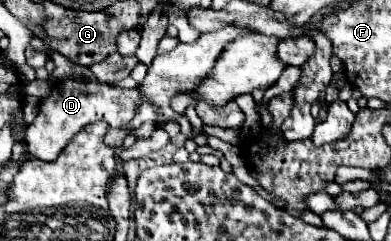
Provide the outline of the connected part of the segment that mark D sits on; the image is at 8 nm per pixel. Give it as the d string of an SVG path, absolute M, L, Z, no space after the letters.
M64 79L60 83L54 83L52 93L40 99L40 111L26 129L28 151L36 159L54 161L62 153L62 149L70 143L70 139L84 125L94 123L94 121L108 123L109 128L104 137L104 143L110 147L121 147L126 133L132 133L136 139L148 139L156 127L138 127L138 129L128 129L126 132L123 130L134 119L134 109L138 109L142 101L144 97L142 93L138 93L138 87L124 89L124 87L114 87L100 81L80 81L80 79Z

